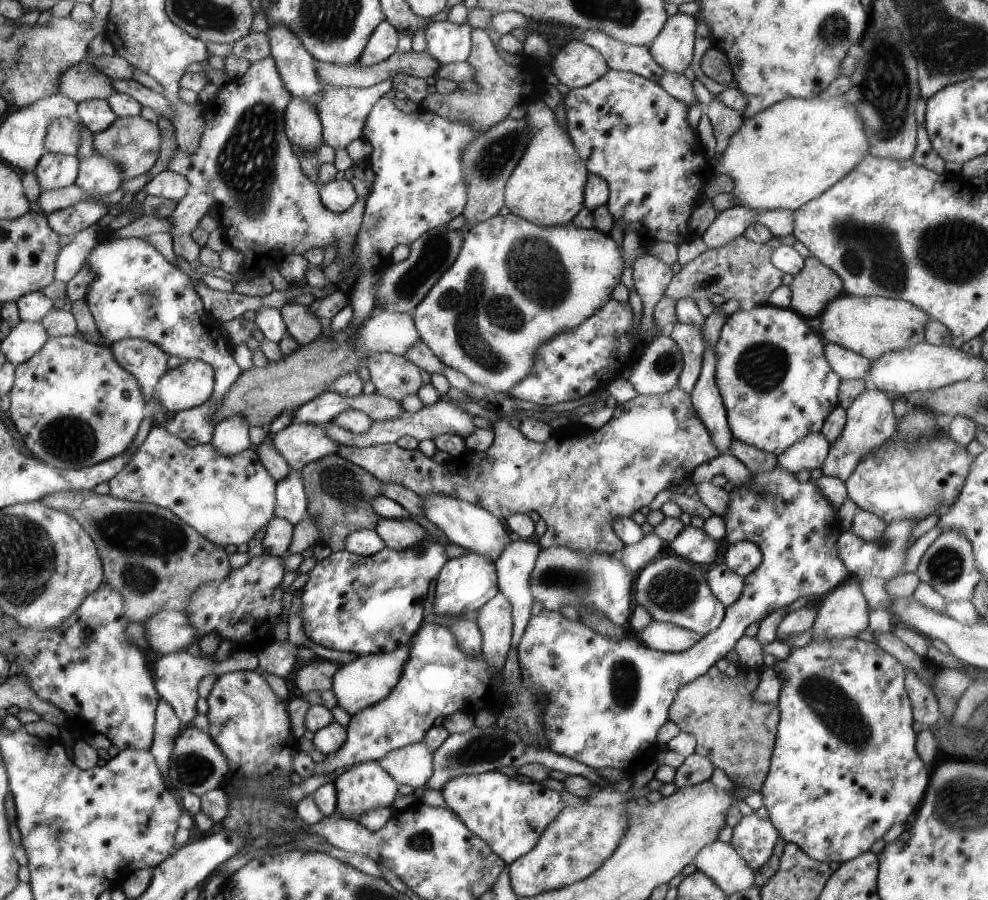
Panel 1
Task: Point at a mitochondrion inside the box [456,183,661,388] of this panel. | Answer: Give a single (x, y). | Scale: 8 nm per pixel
(534, 266)

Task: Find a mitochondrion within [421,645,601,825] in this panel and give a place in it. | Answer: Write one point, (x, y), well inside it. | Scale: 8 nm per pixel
(491, 746)

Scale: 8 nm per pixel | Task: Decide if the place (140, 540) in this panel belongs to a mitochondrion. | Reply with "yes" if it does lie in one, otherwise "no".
yes

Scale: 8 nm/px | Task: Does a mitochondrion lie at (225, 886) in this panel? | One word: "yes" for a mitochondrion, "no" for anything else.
no

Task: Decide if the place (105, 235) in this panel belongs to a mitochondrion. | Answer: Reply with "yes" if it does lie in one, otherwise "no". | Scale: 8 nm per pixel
no

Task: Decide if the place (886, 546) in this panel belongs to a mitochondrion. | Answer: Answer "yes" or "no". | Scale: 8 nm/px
yes

